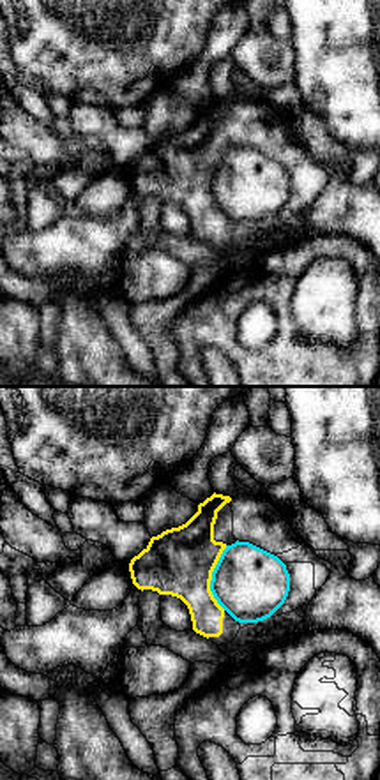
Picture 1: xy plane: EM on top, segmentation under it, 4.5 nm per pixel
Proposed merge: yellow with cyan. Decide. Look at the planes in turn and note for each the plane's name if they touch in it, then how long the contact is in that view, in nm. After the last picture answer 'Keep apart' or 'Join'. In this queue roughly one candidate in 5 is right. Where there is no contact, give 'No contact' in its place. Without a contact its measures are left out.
Touches yellow in xy. Shared border 300 nm

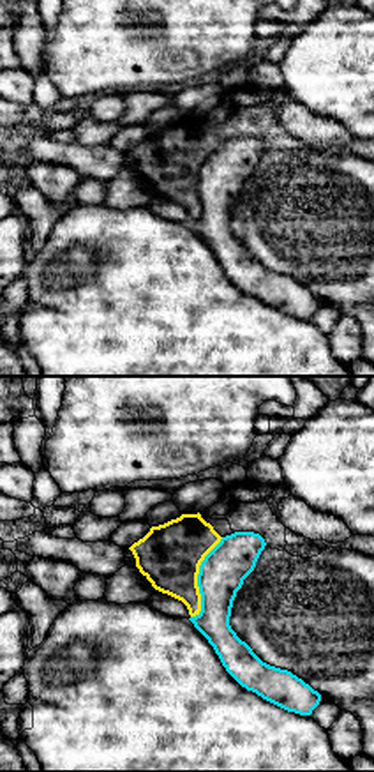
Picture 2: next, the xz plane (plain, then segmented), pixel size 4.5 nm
Touches yellow in xz. Shared border 400 nm

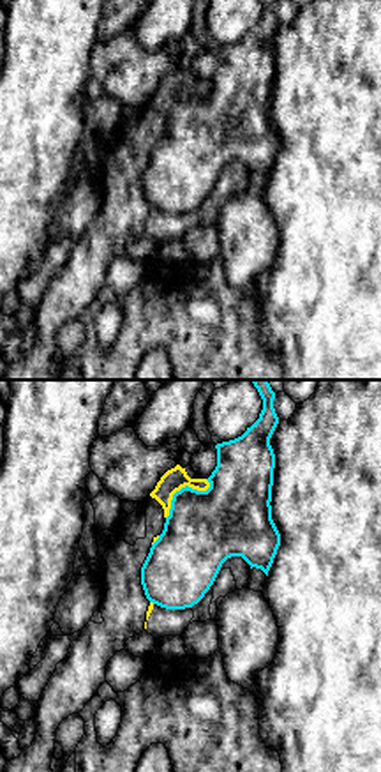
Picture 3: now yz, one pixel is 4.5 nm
Touches yellow in yz. Shared border 260 nm

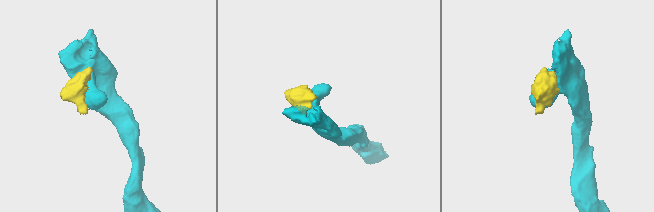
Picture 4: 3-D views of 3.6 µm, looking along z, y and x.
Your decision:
Keep apart

